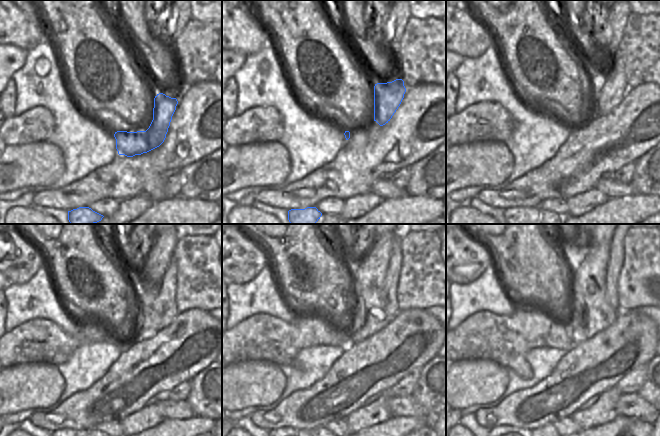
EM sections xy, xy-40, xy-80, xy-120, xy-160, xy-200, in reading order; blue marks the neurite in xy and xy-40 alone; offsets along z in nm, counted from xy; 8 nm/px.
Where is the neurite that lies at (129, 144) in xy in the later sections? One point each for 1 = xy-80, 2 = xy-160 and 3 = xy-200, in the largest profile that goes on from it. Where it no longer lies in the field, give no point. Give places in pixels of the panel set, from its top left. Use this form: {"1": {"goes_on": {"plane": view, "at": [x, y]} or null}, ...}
{"1": {"goes_on": {"plane": "xy-80", "at": [615, 86]}}, "2": {"goes_on": {"plane": "xy-160", "at": [389, 297]}}, "3": {"goes_on": {"plane": "xy-200", "at": [616, 262]}}}

